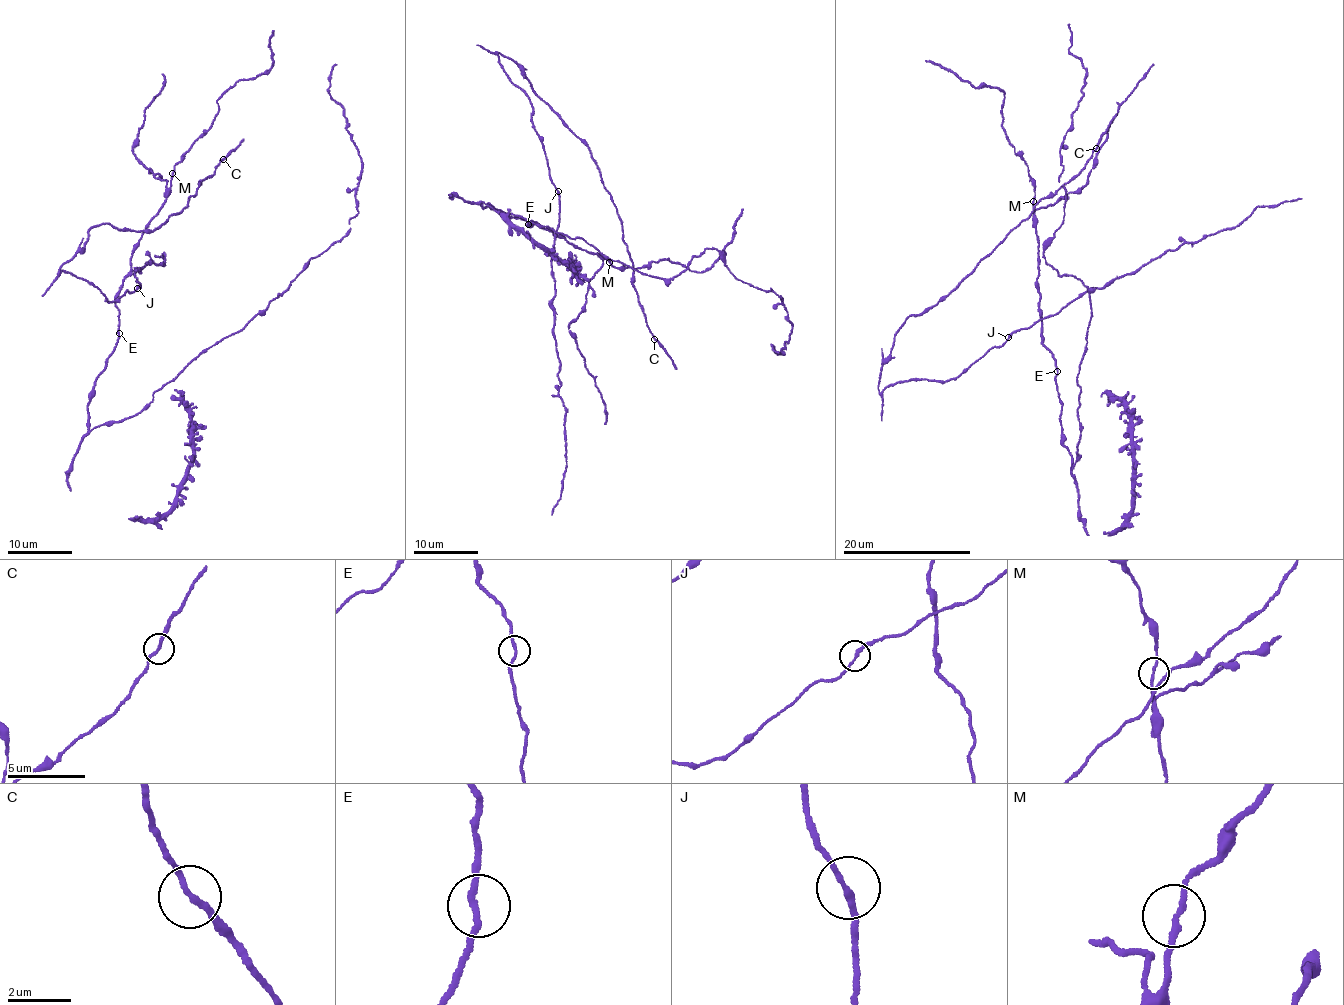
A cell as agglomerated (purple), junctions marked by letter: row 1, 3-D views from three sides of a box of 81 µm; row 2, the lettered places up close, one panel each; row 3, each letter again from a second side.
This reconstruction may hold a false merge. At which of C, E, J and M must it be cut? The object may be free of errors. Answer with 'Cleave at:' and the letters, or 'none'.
Cleave at: none

